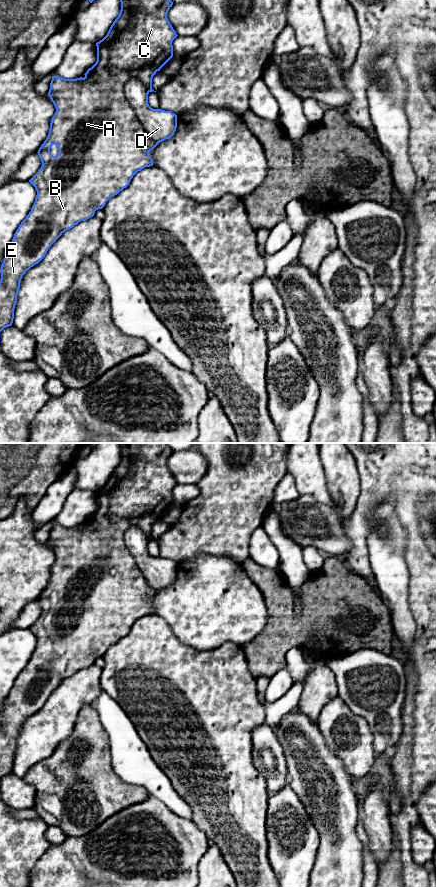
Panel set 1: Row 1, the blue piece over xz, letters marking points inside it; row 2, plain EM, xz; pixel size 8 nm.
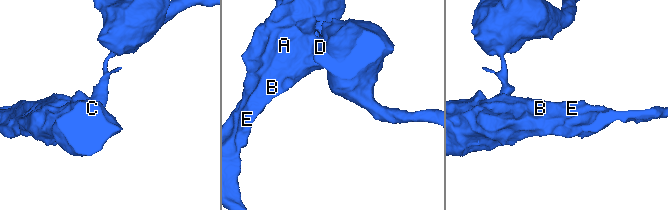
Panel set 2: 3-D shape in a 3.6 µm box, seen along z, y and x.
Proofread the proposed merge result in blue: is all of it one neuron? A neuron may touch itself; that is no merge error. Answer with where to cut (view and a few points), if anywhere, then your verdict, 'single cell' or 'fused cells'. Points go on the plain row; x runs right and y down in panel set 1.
xz (131, 526), (125, 532), (124, 544), (144, 580), (157, 591) | fused cells

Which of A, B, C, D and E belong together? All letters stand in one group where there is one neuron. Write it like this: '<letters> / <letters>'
A B C E / D

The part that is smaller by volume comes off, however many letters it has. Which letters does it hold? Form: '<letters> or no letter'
A, B, C, E

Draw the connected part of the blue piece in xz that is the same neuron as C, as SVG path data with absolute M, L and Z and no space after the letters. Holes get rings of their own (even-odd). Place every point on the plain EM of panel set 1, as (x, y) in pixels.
M119 443L121 450L121 458L118 465L111 473L107 483L96 491L97 494L97 509L96 511L87 518L84 522L85 525L76 527L65 527L59 524L52 524L50 531L50 537L48 544L53 550L56 560L51 567L49 582L38 598L38 603L41 607L42 614L38 620L29 628L29 630L35 635L37 643L35 650L31 656L31 659L26 666L21 670L18 677L16 678L12 690L6 699L6 704L1 713L0 721L0 780L12 773L14 767L14 757L17 750L17 743L20 736L20 730L23 723L34 713L38 712L46 703L51 693L67 678L71 677L81 669L85 669L94 664L95 659L102 657L109 646L117 643L120 639L126 636L133 624L144 617L145 615L153 614L153 607L149 604L149 600L153 598L158 591L149 586L149 584L143 578L142 572L136 564L133 555L127 549L124 542L124 535L127 530L131 527L140 528L148 537L149 540L153 540L152 537L152 526L160 517L173 505L173 488L178 484L173 477L172 473L168 469L167 461L172 455L173 450L167 445L167 443ZM52 593L58 595L58 602L53 604L50 600Z

